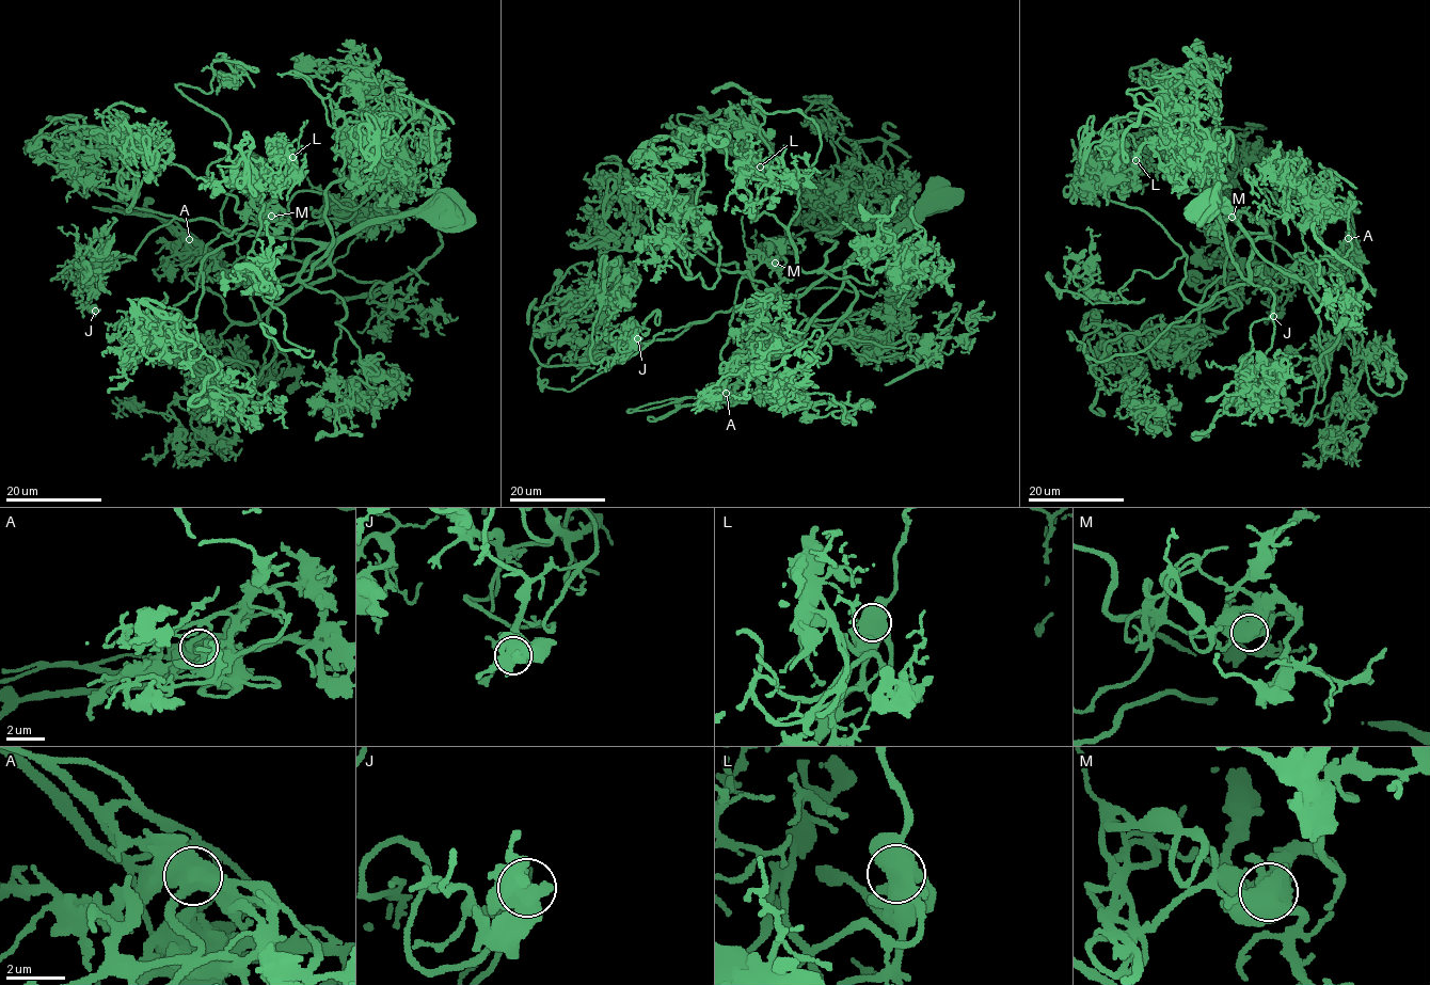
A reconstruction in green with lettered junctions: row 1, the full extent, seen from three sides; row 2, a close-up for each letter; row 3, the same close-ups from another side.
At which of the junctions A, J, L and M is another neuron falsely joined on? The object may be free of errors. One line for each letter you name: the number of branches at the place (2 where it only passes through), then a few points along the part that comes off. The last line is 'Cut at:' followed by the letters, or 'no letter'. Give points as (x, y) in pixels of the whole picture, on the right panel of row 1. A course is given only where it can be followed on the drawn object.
Cut at: no letter

